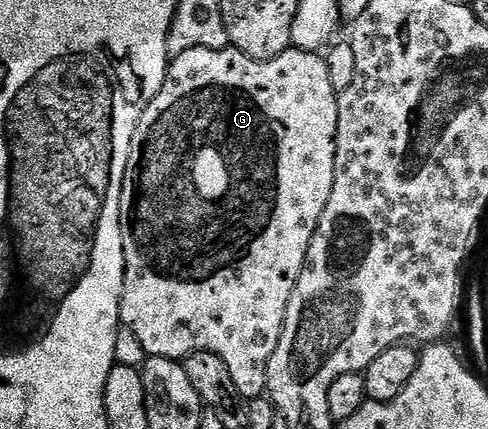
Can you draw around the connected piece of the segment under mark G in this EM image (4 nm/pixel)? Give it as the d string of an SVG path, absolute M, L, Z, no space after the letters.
M192 47L192 51L184 51L184 55L176 55L166 66L166 78L162 89L148 103L140 123L136 127L136 135L132 135L132 151L128 155L128 167L122 184L122 198L120 199L120 231L124 243L124 263L126 264L126 278L122 288L122 316L121 324L144 343L144 351L147 357L167 357L173 361L182 361L192 353L211 353L220 355L232 371L232 380L236 382L236 388L244 398L261 397L266 393L268 383L268 363L276 351L276 343L280 343L282 324L288 311L288 299L292 299L292 291L296 291L296 283L302 274L302 268L308 255L308 247L312 243L312 235L320 223L320 215L324 215L324 207L328 207L328 195L332 195L332 183L334 182L334 164L336 163L336 135L338 134L338 92L332 87L332 79L328 75L328 63L321 52L309 49L288 48L276 59L271 61L257 61L248 55L244 55L236 48L209 49L208 47Z

